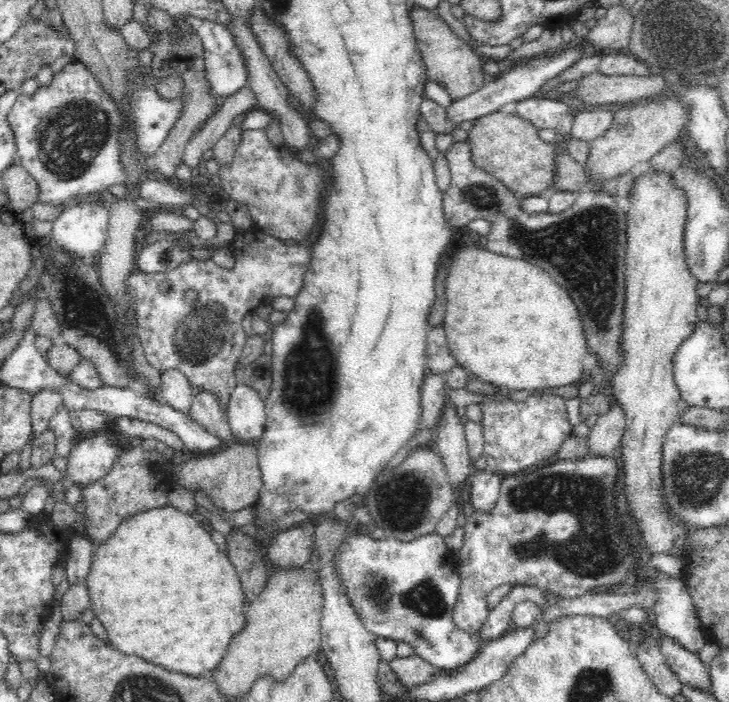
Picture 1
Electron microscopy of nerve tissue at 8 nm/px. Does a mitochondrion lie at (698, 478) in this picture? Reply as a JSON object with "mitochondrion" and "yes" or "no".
{"mitochondrion":"yes"}

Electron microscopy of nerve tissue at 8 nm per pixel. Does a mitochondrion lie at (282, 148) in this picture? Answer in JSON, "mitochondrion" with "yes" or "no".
{"mitochondrion":"no"}

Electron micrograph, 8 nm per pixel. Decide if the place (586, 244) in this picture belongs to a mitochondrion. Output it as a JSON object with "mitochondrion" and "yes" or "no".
{"mitochondrion":"yes"}

